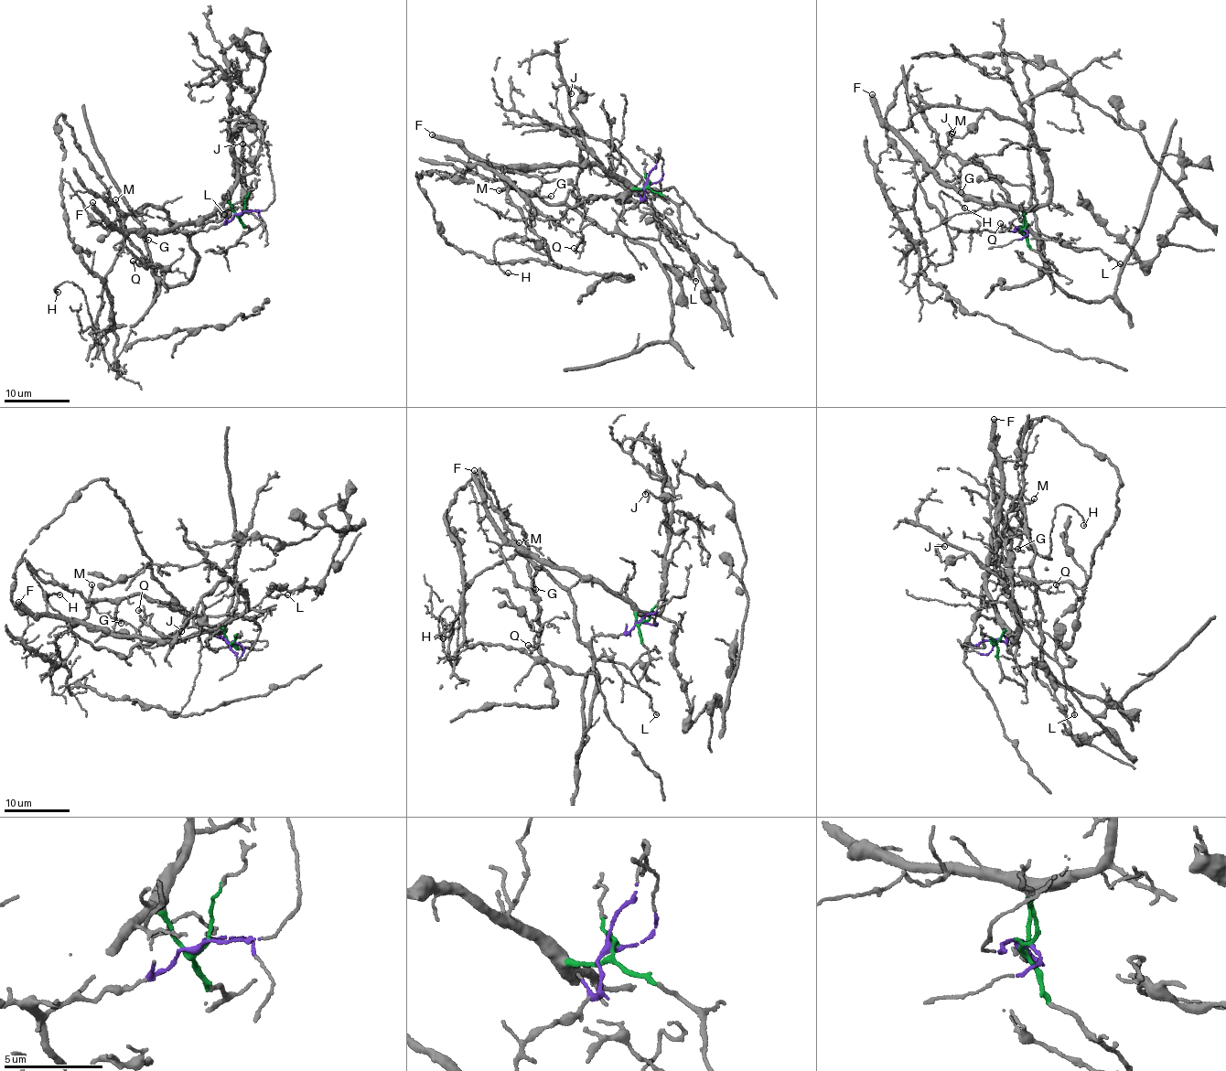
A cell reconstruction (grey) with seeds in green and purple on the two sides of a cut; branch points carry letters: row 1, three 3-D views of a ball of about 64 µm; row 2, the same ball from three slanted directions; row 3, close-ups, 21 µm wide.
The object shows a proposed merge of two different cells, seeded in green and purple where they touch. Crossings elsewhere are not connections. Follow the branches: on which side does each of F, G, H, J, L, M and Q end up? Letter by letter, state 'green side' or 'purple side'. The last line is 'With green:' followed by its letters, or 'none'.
F: green side
G: purple side
H: purple side
J: green side
L: purple side
M: purple side
Q: green side
With green: F, J, Q

